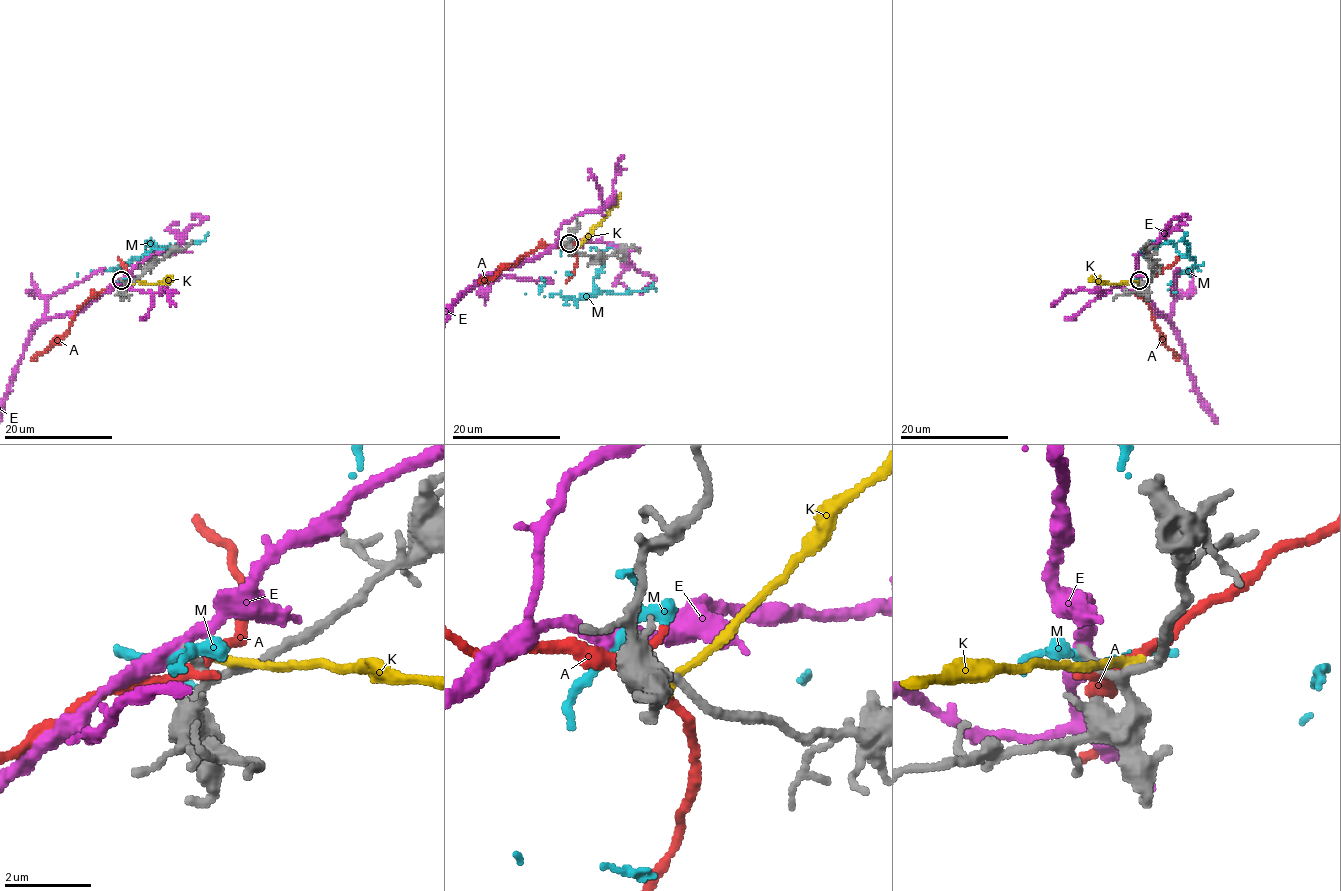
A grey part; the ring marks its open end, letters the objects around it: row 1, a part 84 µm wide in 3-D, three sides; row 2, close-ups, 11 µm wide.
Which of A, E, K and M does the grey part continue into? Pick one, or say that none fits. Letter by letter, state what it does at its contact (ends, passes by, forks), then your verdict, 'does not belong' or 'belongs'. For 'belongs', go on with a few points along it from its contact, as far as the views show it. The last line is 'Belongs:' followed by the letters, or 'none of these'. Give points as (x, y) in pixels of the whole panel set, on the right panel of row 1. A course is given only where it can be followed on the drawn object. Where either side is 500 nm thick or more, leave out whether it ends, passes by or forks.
A: it passes by; does not belong
E: it passes by; does not belong
K: it ends there; does not belong
M: it forks there; does not belong
Belongs: none of these

